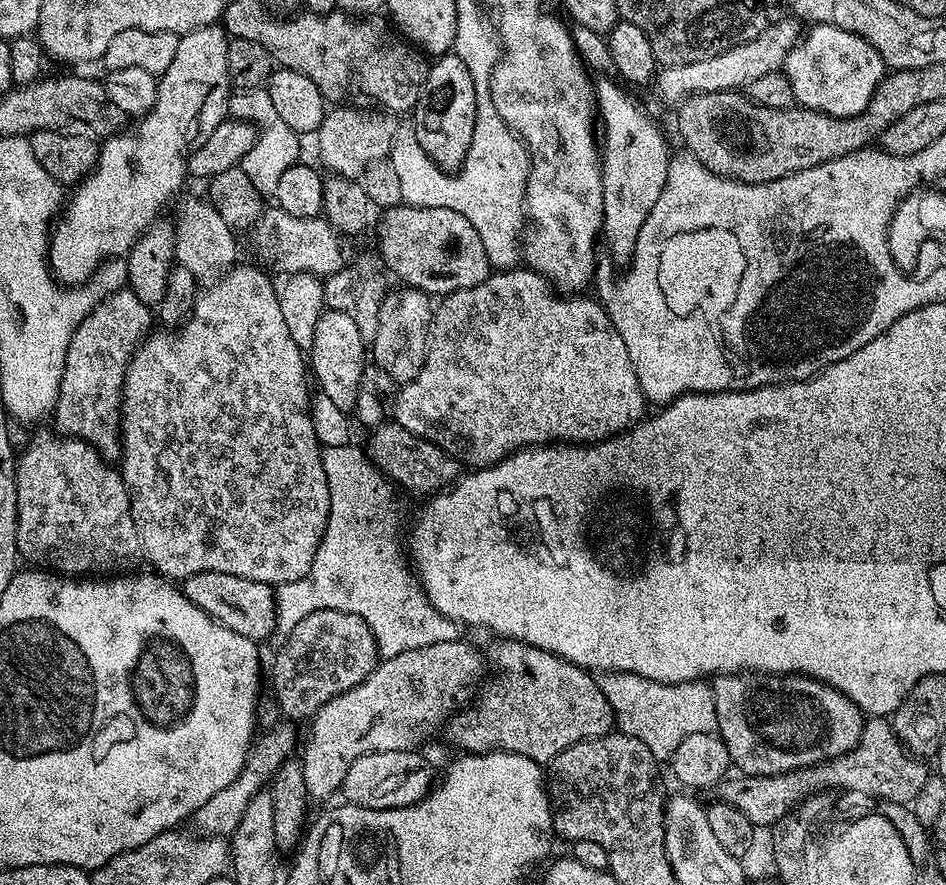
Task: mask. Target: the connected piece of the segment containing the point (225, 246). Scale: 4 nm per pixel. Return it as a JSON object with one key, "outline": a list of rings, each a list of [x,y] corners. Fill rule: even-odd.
{"outline":[[[207,199],[179,201],[174,227],[176,230],[176,260],[179,267],[190,270],[198,282],[211,282],[220,279],[229,268],[237,263],[236,236],[234,228],[222,220]]]}

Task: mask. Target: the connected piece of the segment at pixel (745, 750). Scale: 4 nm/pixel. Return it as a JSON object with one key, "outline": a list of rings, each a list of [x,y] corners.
{"outline":[[[729,672],[717,675],[711,681],[711,686],[714,710],[718,710],[716,732],[726,746],[733,765],[745,776],[773,776],[779,772],[793,772],[820,763],[822,757],[840,756],[856,747],[864,729],[866,717],[860,707],[837,688],[831,688],[813,676]]]}

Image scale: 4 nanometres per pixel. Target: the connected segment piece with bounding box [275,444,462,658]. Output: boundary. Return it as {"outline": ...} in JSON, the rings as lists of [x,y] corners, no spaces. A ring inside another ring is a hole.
{"outline":[[[332,444],[329,448],[327,445],[322,451],[322,470],[326,470],[326,486],[330,486],[330,514],[326,530],[308,573],[298,578],[298,582],[286,582],[276,588],[275,635],[280,638],[289,636],[294,626],[298,626],[298,622],[314,610],[342,610],[346,614],[358,614],[358,618],[370,626],[376,639],[376,651],[384,658],[418,646],[434,646],[434,642],[461,639],[461,625],[446,618],[428,601],[415,571],[406,563],[402,536],[400,540],[400,520],[392,505],[393,485],[368,459],[367,451],[352,444]]]}

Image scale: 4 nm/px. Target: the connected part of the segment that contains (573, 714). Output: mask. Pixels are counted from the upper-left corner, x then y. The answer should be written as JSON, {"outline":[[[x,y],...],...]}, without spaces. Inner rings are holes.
{"outline":[[[522,640],[495,641],[490,664],[496,667],[496,673],[483,685],[482,691],[474,702],[461,707],[446,725],[446,733],[452,744],[464,754],[473,752],[513,752],[535,760],[544,766],[553,760],[562,750],[574,746],[583,740],[593,740],[607,736],[614,728],[614,713],[606,694],[602,694],[600,681],[587,668],[562,660],[541,648],[525,644]]]}

